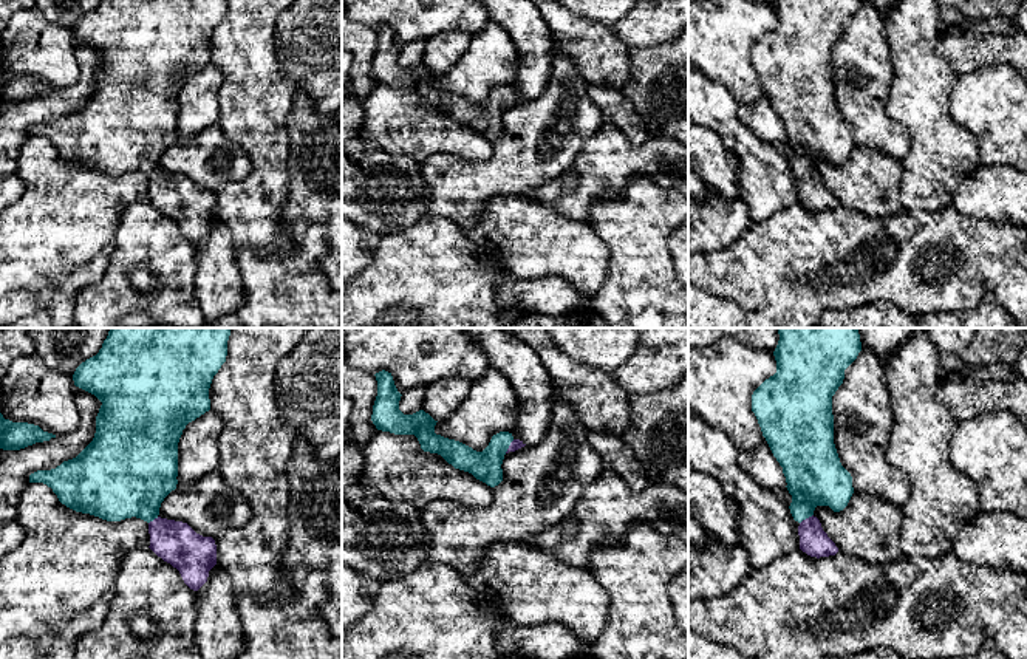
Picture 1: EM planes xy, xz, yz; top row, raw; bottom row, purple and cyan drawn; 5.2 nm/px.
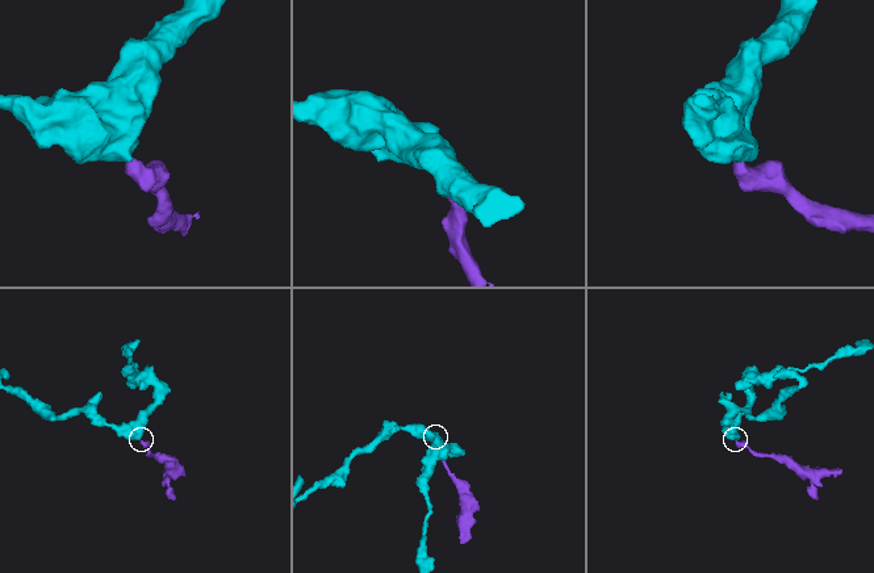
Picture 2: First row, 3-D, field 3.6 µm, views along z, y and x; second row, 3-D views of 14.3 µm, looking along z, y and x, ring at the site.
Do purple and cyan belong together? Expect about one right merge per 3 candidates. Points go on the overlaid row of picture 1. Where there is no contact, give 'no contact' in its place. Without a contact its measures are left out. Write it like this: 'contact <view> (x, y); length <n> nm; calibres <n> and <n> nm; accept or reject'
contact xz (509, 446); length 90 nm; calibres 60 and 160 nm; accept

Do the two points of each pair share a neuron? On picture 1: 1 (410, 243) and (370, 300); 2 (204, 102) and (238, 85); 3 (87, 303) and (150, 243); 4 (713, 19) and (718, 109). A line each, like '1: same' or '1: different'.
1: same
2: different
3: same
4: different

